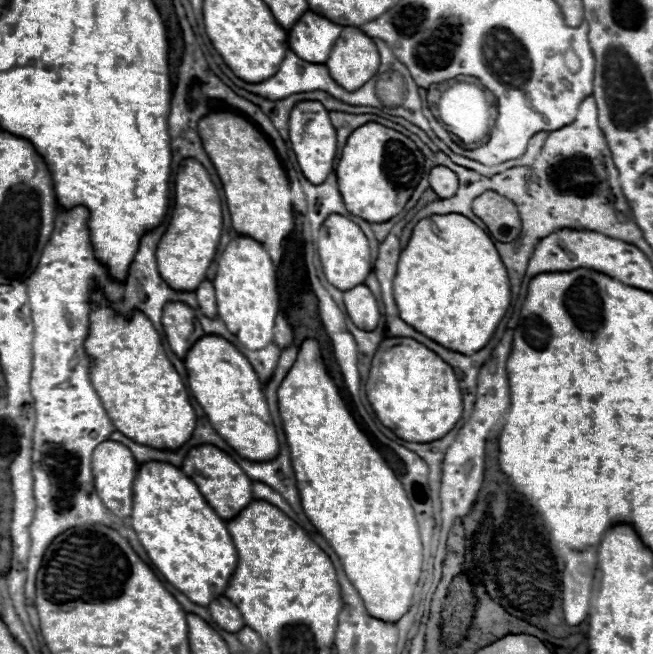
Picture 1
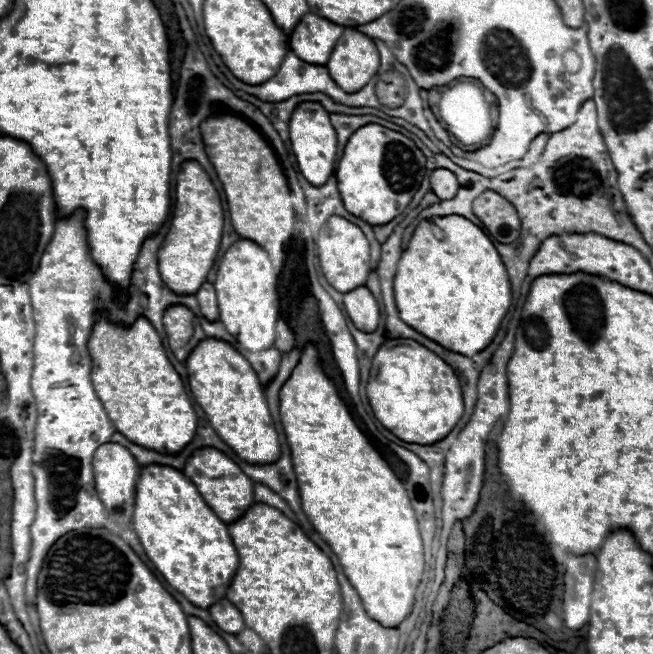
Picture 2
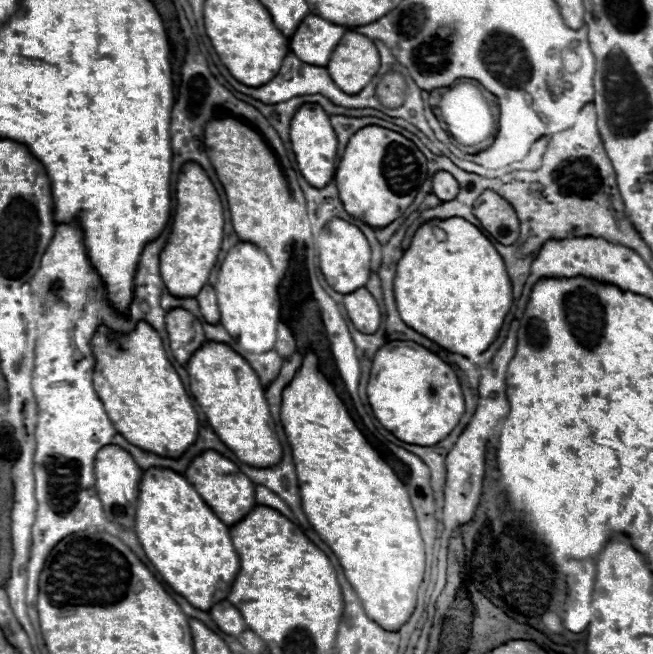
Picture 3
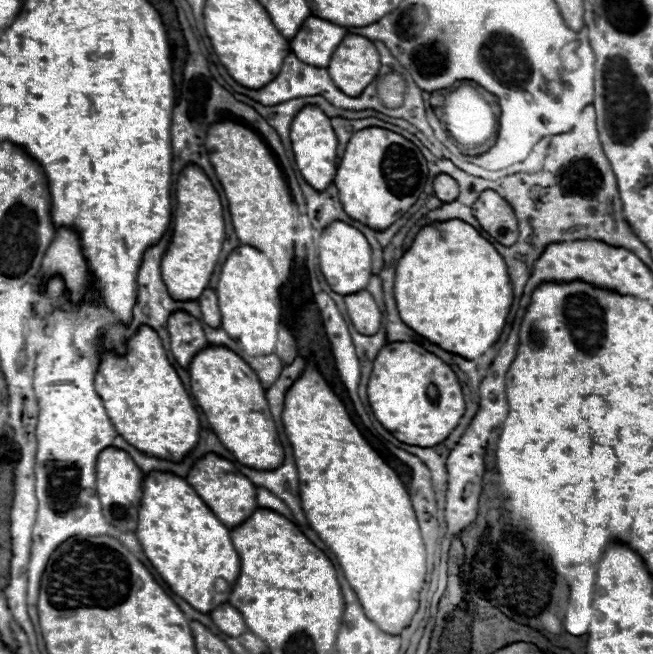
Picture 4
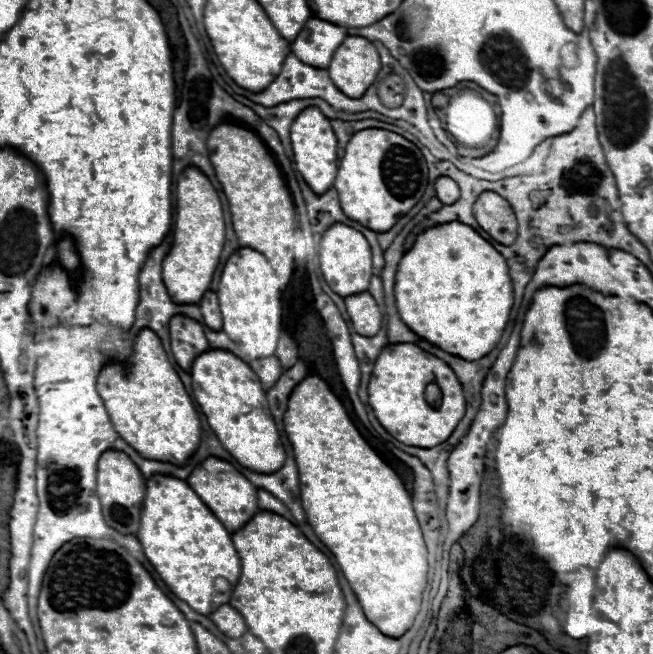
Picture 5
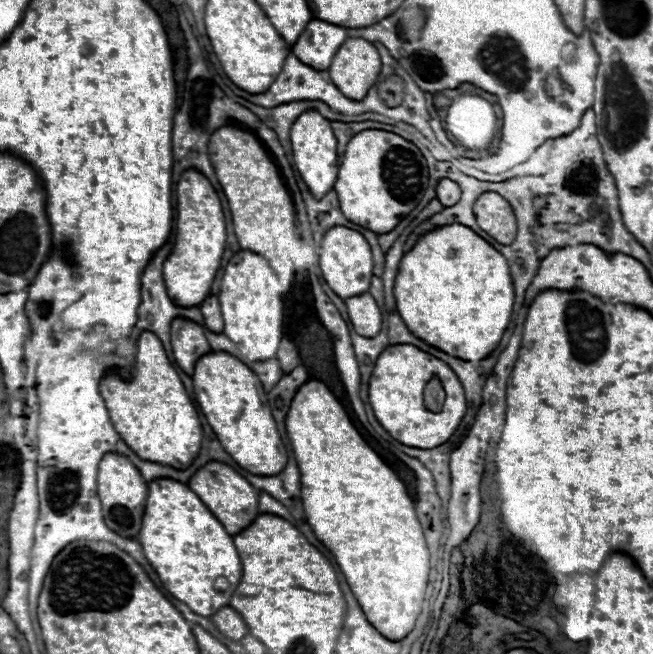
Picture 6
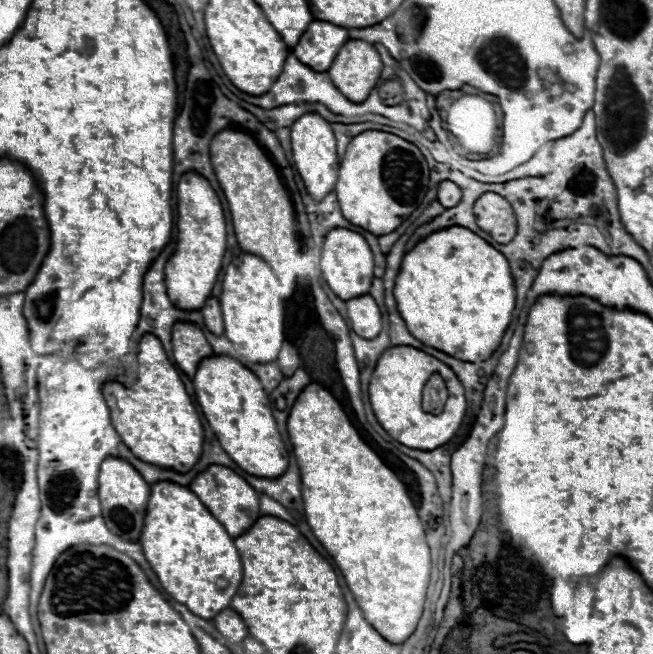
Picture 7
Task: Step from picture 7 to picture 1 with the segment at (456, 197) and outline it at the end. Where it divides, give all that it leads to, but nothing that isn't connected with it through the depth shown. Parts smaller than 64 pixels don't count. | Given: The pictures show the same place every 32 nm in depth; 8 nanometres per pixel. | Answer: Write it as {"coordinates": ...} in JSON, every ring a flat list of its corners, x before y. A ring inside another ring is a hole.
{"coordinates":[[442,166,432,168,428,180,430,180,430,188,438,194,438,198,448,198,448,196,454,196,456,194,458,178,448,168,442,168]]}

